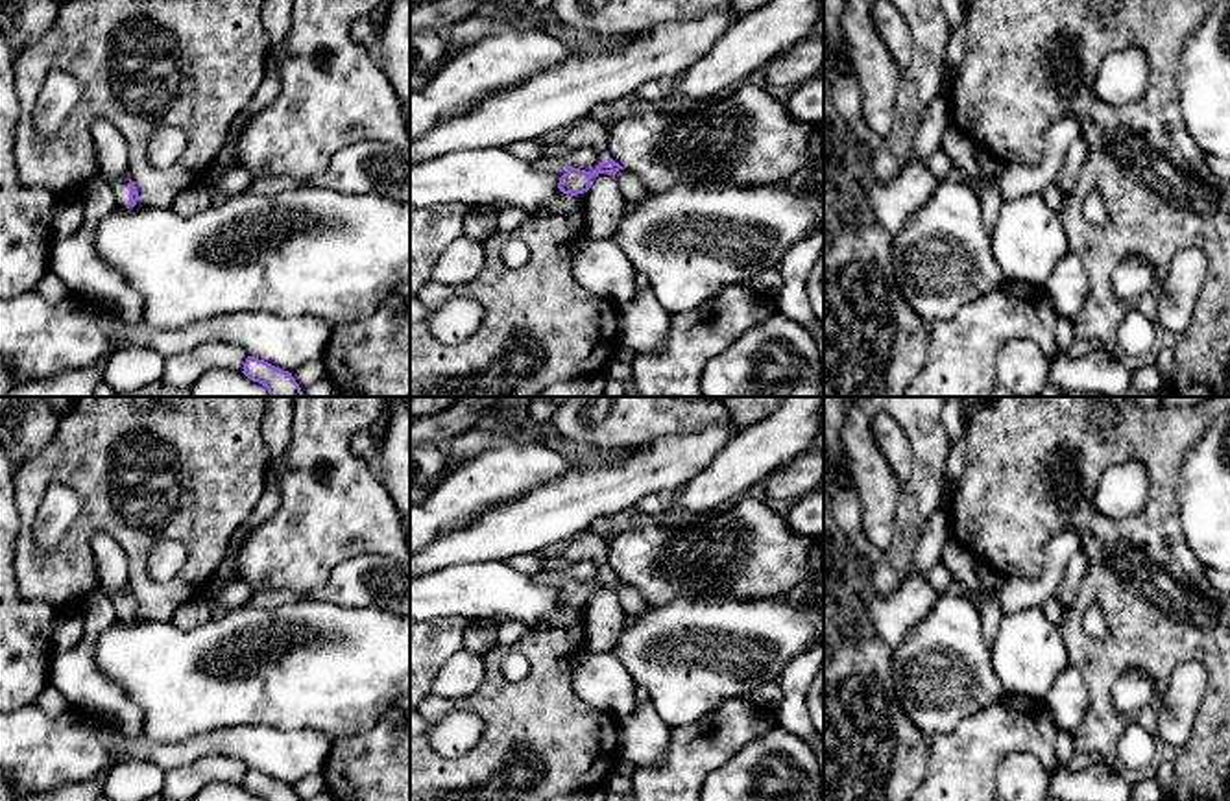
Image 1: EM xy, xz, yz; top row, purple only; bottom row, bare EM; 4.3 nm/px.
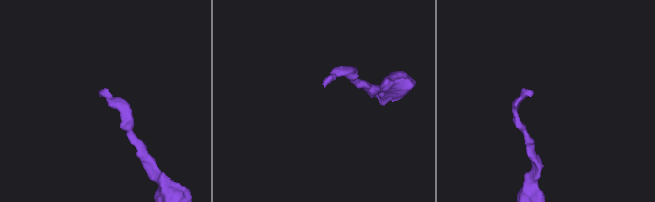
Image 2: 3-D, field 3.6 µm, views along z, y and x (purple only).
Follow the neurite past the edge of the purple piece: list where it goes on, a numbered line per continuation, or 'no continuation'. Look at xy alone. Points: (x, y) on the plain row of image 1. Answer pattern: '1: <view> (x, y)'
1: xy (120, 600)

